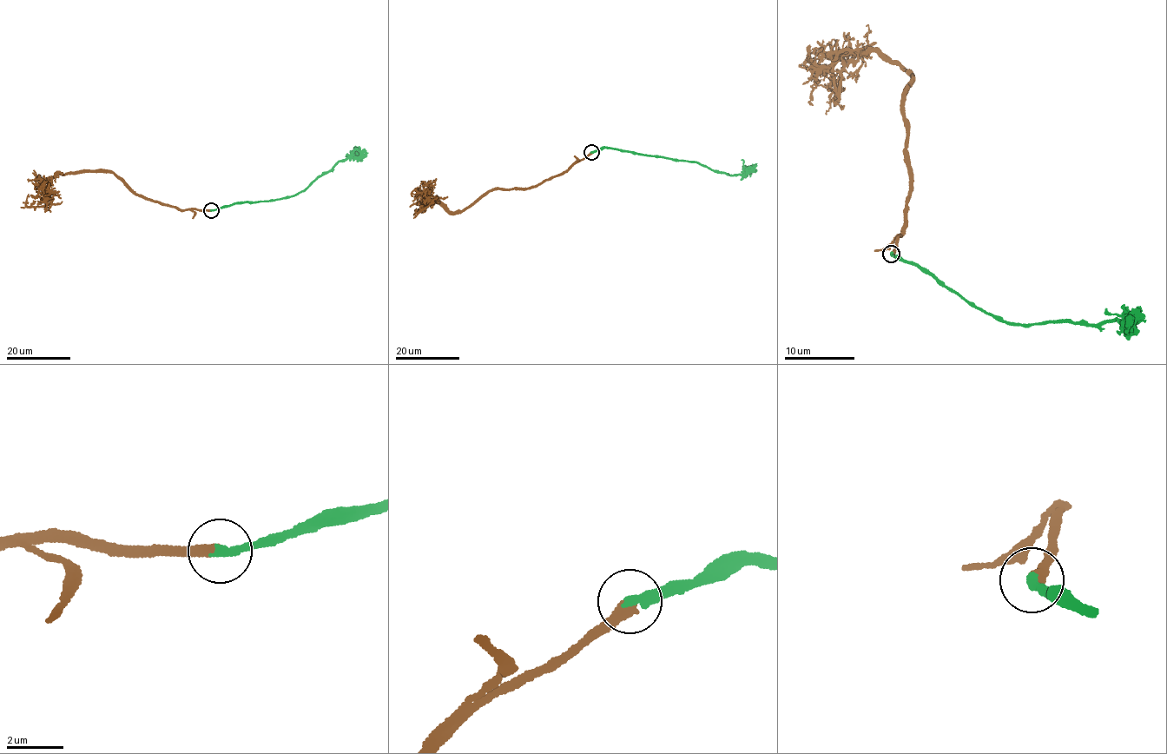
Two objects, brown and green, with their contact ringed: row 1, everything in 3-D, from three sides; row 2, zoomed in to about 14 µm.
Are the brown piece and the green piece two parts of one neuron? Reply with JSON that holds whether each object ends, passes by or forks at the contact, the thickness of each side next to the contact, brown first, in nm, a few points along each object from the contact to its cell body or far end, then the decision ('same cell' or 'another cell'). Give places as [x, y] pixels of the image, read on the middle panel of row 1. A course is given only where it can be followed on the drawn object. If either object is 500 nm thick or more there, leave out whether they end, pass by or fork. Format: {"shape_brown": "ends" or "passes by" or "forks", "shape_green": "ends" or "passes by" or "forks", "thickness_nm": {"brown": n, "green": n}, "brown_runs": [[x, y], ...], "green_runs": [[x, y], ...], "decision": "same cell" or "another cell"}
{"shape_brown": "ends", "shape_green": "ends", "thickness_nm": {"brown": 400, "green": 360}, "brown_runs": [[591, 152], [542, 182], [487, 192], [463, 210], [451, 213], [430, 199], [429, 205], [415, 210]], "green_runs": [[591, 152], [612, 148], [694, 161], [731, 175], [748, 174], [756, 163]], "decision": "same cell"}

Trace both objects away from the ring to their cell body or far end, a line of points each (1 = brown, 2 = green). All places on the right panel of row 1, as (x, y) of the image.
1: (892, 253), (907, 199), (901, 95), (912, 77), (871, 49), (862, 65), (842, 72), (836, 99), (846, 65)
2: (892, 253), (1013, 326), (1054, 320), (1088, 326), (1115, 319), (1127, 326)

